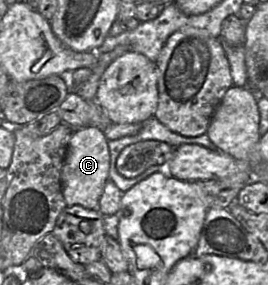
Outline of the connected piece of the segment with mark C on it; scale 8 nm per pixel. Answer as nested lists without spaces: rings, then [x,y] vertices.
[[[93,125],[74,129],[61,172],[62,195],[67,206],[80,205],[96,210],[103,188],[109,179],[110,152],[103,131]]]

